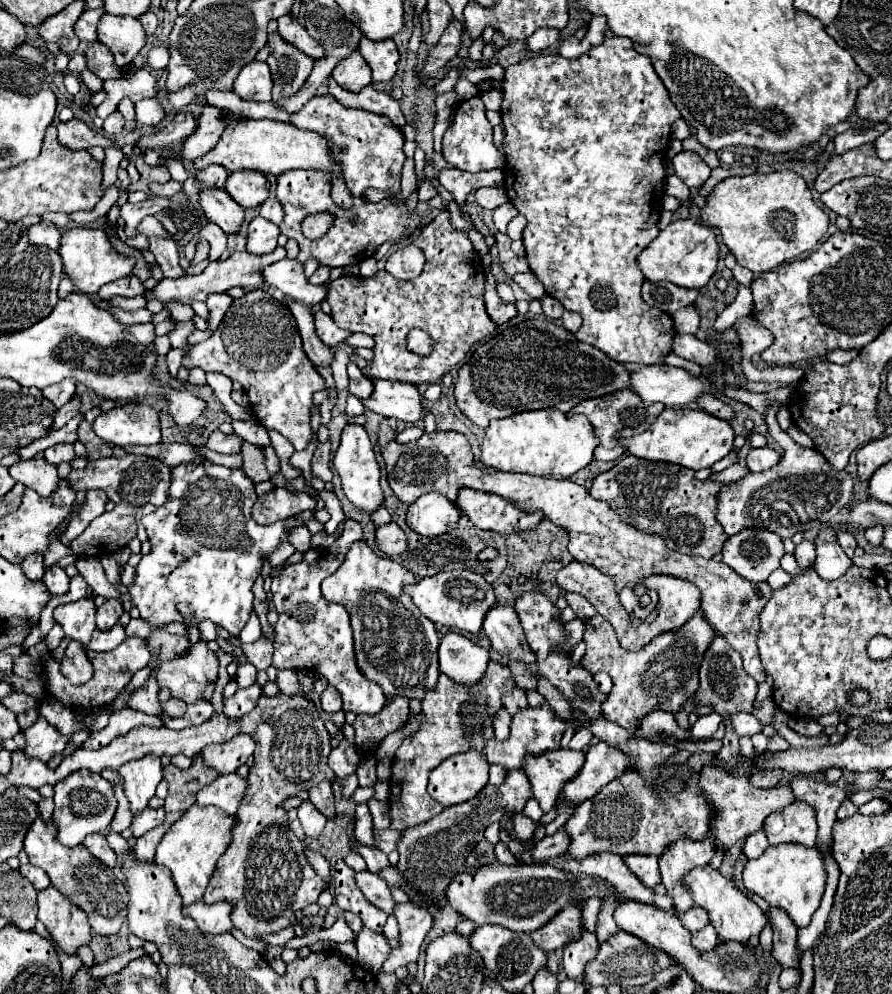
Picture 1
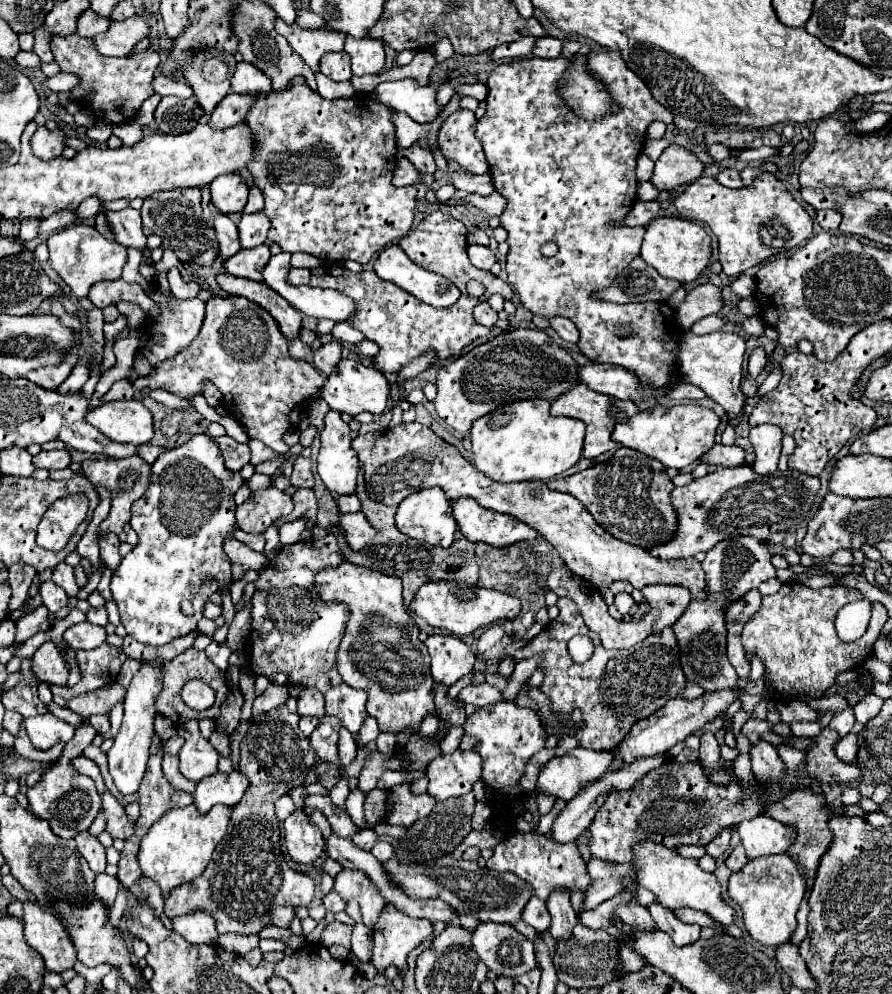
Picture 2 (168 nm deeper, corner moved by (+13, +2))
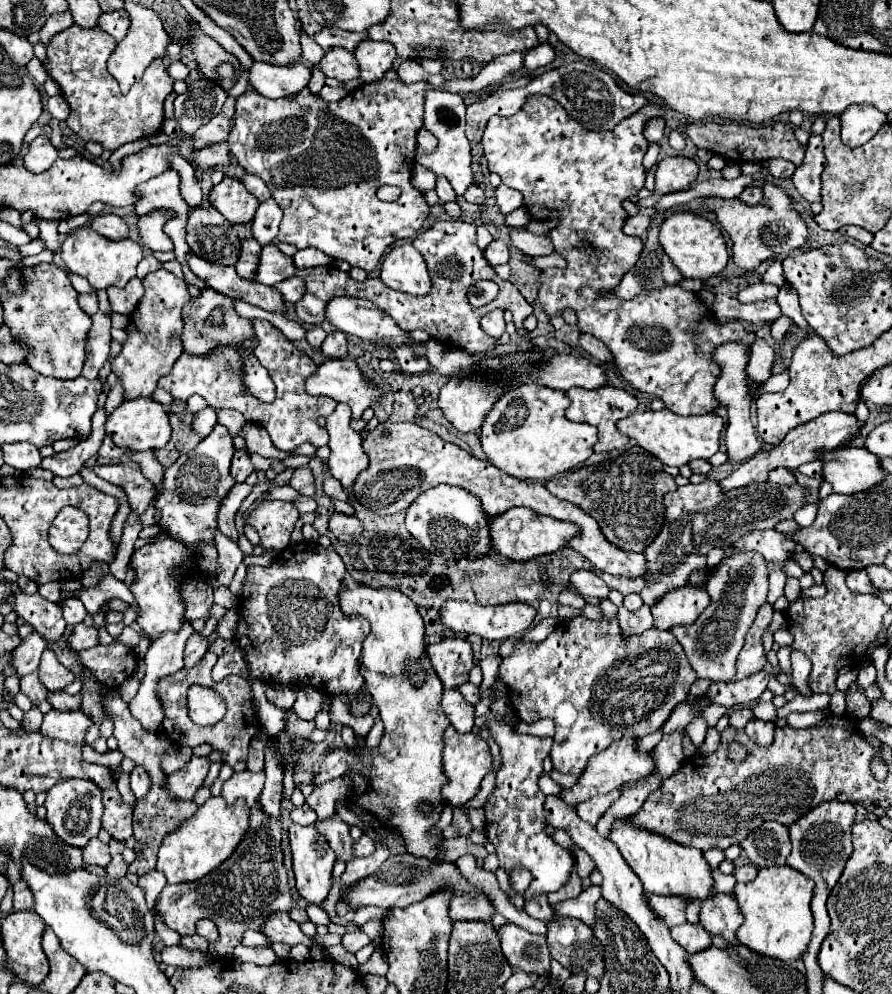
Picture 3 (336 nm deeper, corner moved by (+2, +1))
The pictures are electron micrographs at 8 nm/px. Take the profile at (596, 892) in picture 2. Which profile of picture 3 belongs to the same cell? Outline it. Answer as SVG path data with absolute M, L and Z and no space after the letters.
M591 885L577 899L567 899L555 905L555 917L575 917L587 925L593 925L597 919L597 901L601 899L601 887Z

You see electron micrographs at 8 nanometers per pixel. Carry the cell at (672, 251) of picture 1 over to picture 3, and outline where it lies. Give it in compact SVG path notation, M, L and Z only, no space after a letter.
M675 213L675 215L667 217L659 225L659 243L661 243L663 251L669 255L669 259L673 261L673 265L681 271L681 275L689 277L689 279L705 281L705 279L721 273L729 259L719 227L695 213Z

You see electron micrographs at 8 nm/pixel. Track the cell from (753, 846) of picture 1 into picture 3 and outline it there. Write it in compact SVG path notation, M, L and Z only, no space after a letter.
M741 865L741 867L735 867L735 871L733 871L733 875L735 875L735 879L737 879L737 883L747 883L747 881L751 881L751 879L755 879L755 875L757 875L757 867L755 865Z

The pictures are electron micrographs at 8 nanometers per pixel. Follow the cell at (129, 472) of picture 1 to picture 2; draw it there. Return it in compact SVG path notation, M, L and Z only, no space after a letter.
M130 456L130 458L122 458L122 460L112 460L112 458L84 460L82 468L84 468L84 474L90 478L92 484L102 484L112 494L112 510L110 510L108 518L100 524L100 532L104 534L104 532L110 530L114 534L120 534L124 524L130 522L130 506L132 506L132 502L136 502L148 490L148 484L150 484L150 464L146 464L138 456Z

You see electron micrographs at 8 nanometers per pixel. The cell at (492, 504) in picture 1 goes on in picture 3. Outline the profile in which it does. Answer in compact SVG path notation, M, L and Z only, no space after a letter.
M515 507L515 509L509 509L501 515L489 517L489 533L491 533L491 549L495 553L509 557L509 559L515 559L515 561L527 561L537 555L555 553L557 549L565 547L567 539L579 531L573 523L557 521L557 519L545 517L545 515L537 515L535 511L525 509L525 507Z

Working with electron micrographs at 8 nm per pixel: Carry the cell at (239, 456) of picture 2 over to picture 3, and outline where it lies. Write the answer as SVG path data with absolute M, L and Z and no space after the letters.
M237 449L233 455L233 465L231 465L231 475L235 475L237 483L243 483L251 473L253 473L253 463L251 463L251 453Z

